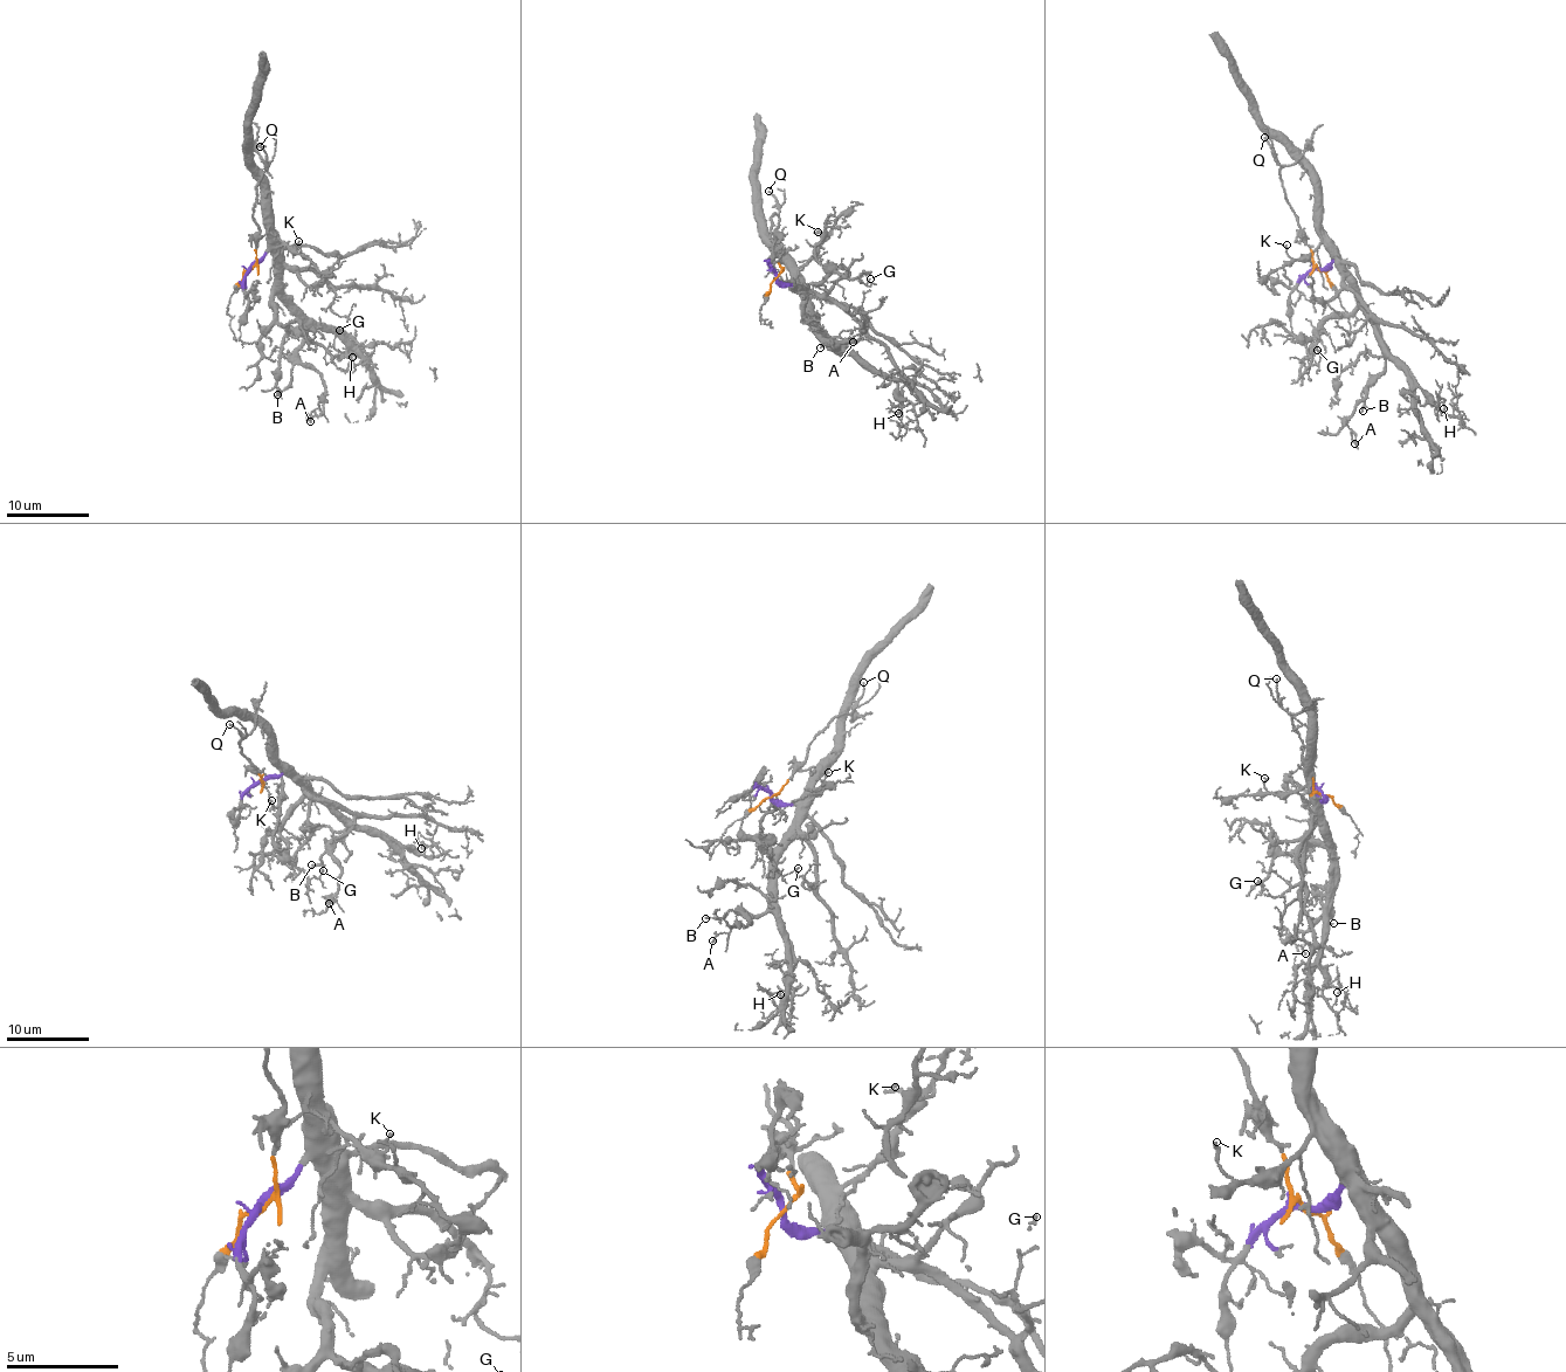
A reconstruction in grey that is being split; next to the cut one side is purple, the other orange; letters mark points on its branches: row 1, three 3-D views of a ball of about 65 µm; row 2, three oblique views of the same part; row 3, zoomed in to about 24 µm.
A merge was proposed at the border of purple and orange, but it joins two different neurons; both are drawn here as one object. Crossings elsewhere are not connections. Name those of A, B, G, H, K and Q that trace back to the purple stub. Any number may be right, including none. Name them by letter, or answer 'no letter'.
A, B, G, H, K

